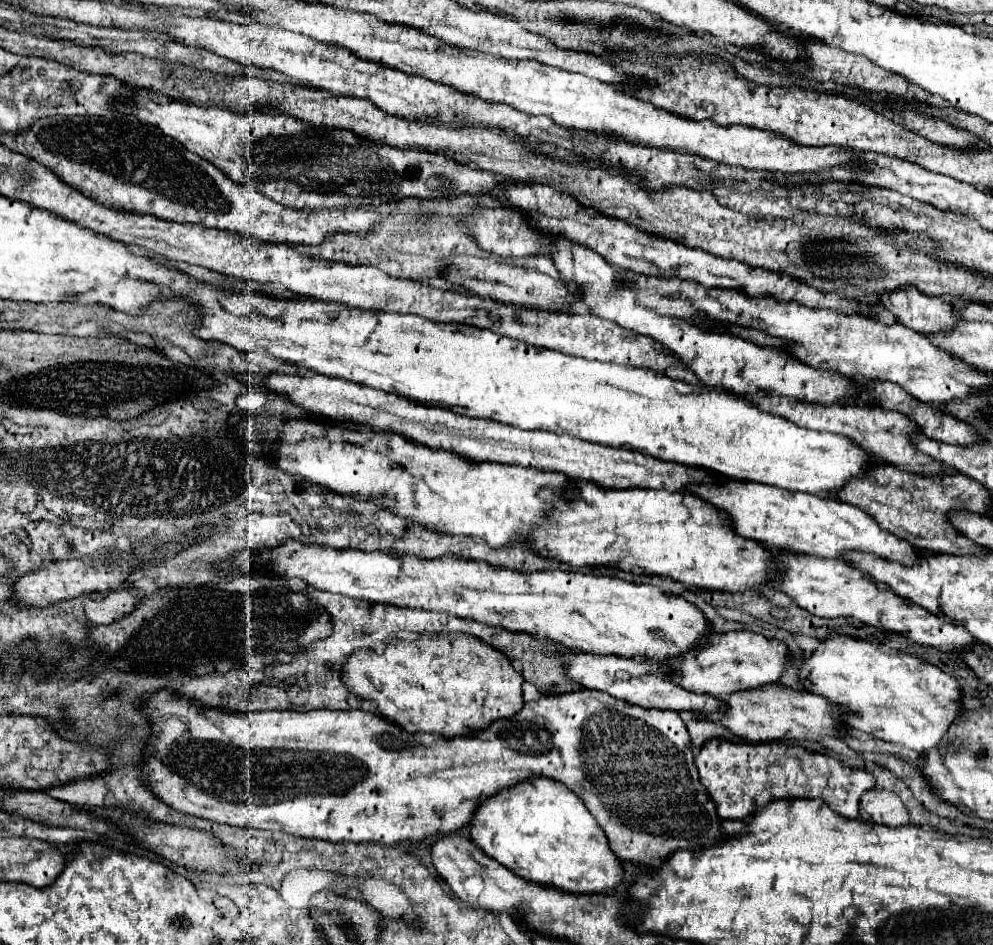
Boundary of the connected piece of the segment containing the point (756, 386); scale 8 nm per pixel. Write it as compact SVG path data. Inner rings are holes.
M556 236L552 240L552 246L548 248L548 254L566 284L578 284L584 288L586 304L590 306L592 314L612 320L636 334L646 334L654 338L656 342L672 350L680 358L680 362L690 368L706 386L726 388L738 396L766 392L772 396L788 396L818 404L846 404L850 398L848 390L856 390L856 384L852 380L846 380L846 376L838 376L838 372L818 372L794 360L788 352L758 346L740 336L716 334L702 330L700 326L694 328L694 324L688 324L684 320L676 320L672 316L662 316L652 310L640 308L634 300L634 294L620 286L622 270L614 268L612 264L606 264L606 260L598 256L598 252L582 244L574 244L572 240Z

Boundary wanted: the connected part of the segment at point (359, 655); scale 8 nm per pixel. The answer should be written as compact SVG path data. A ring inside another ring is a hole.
M418 634L412 642L400 640L398 644L388 646L382 654L362 648L362 652L354 652L342 668L342 684L346 684L346 688L350 688L358 698L374 702L378 714L386 720L406 728L408 732L436 732L448 738L464 736L466 730L482 730L490 722L518 712L524 706L522 682L524 678L514 670L506 654L468 634Z

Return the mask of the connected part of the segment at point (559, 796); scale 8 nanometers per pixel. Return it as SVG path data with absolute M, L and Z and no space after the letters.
M542 776L490 796L474 812L470 840L514 874L570 894L596 894L616 888L622 882L622 864L582 800L564 784Z

